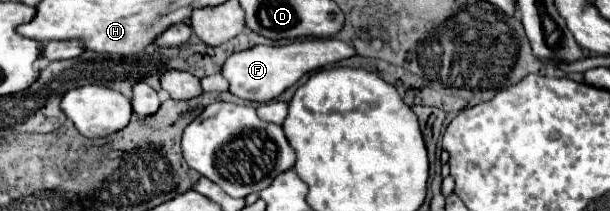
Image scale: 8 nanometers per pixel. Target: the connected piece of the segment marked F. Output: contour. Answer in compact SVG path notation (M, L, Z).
M334 37L328 39L306 39L306 41L294 41L288 45L256 45L252 49L246 49L242 53L234 53L228 57L222 75L230 81L230 93L246 99L246 101L258 101L266 103L276 99L282 91L292 87L302 75L316 71L324 65L338 63L342 59L354 57L356 49L344 41L338 41Z

